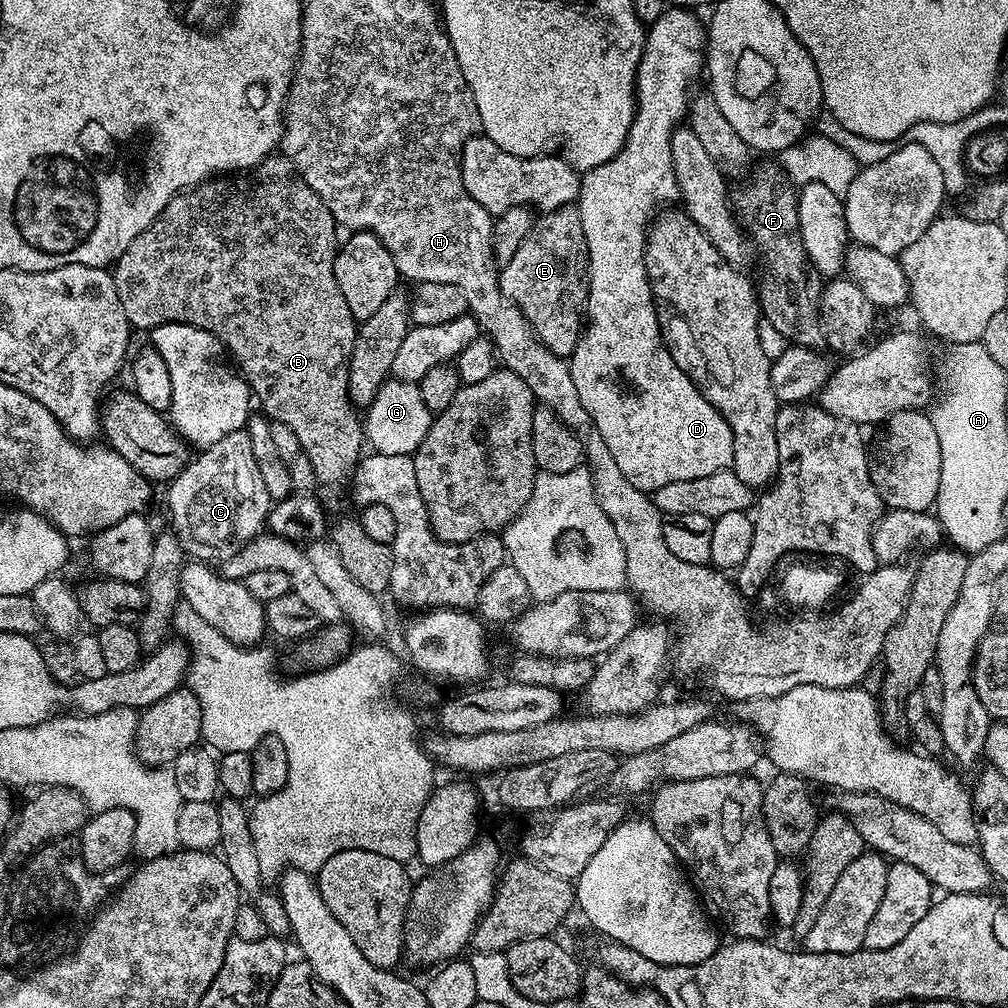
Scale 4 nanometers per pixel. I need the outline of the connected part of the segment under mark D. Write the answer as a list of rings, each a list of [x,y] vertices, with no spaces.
[[[668,6],[658,22],[647,25],[636,75],[636,117],[630,134],[622,150],[614,154],[610,162],[602,162],[602,166],[594,166],[594,170],[581,175],[578,197],[582,234],[586,234],[588,243],[588,298],[586,327],[570,357],[574,387],[582,406],[586,406],[590,418],[594,418],[594,427],[602,434],[602,442],[610,446],[610,454],[614,454],[614,462],[618,462],[618,470],[622,470],[626,482],[649,494],[662,486],[670,486],[670,482],[706,478],[706,474],[731,469],[734,458],[734,434],[726,418],[706,402],[698,386],[694,386],[678,362],[674,362],[664,345],[644,265],[644,244],[648,240],[650,221],[658,210],[680,200],[671,157],[671,136],[688,115],[688,87],[699,76],[701,79],[706,64],[706,24],[696,15],[687,8]]]

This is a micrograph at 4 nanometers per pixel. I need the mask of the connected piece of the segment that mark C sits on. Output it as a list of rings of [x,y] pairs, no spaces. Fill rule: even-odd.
[[[241,430],[226,434],[226,438],[218,438],[210,447],[203,449],[197,458],[189,459],[188,465],[182,469],[174,479],[167,485],[168,488],[168,512],[172,515],[171,531],[176,533],[177,540],[184,549],[185,557],[191,558],[196,562],[223,562],[232,557],[238,550],[242,550],[251,540],[261,535],[268,519],[268,509],[272,507],[273,501],[270,494],[266,494],[266,482],[262,482],[262,473],[258,470],[258,462],[254,462],[254,450],[250,447],[250,438],[247,431]]]

